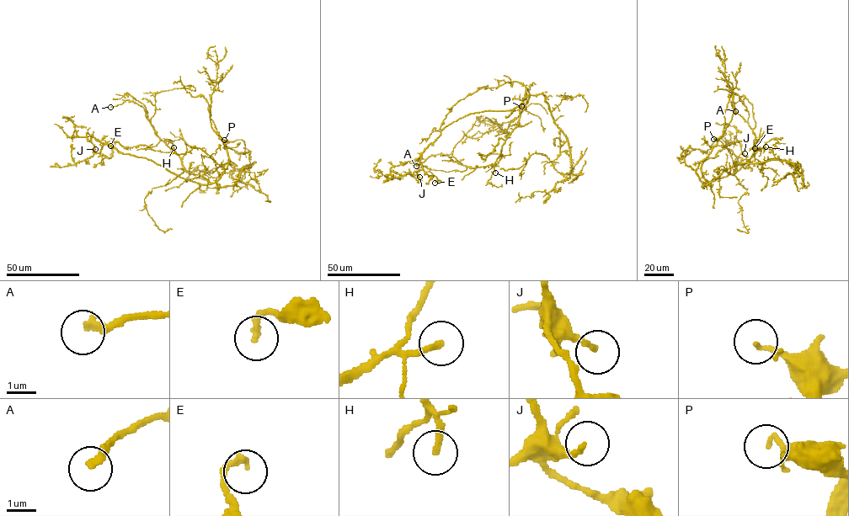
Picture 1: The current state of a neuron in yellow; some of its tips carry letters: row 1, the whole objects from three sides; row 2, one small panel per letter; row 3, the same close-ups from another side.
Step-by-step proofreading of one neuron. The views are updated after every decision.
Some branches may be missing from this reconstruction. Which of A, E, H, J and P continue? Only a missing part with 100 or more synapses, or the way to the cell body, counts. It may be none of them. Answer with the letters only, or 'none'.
A, H

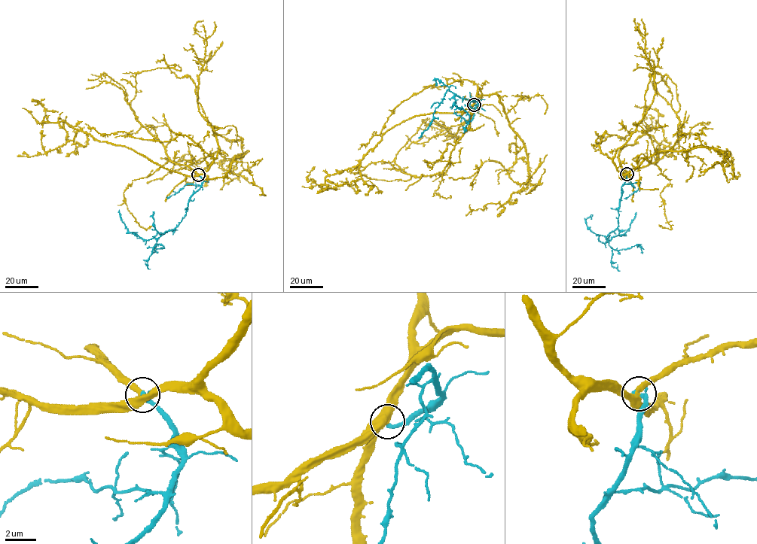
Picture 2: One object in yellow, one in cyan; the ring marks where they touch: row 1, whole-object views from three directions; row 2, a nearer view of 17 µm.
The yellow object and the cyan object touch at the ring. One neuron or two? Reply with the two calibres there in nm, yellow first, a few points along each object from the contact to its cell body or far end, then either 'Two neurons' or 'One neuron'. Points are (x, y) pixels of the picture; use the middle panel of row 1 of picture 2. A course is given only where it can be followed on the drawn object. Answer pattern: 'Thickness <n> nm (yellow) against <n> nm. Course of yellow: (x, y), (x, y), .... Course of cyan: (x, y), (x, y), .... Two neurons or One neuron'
Thickness 400 nm (yellow) against 320 nm. Course of yellow: (474, 104), (497, 94), (523, 142), (529, 180), (515, 183), (489, 160), (468, 177), (450, 178). Course of cyan: (474, 104), (479, 102), (479, 100), (468, 101), (447, 89), (434, 108), (428, 127), (419, 138). One neuron

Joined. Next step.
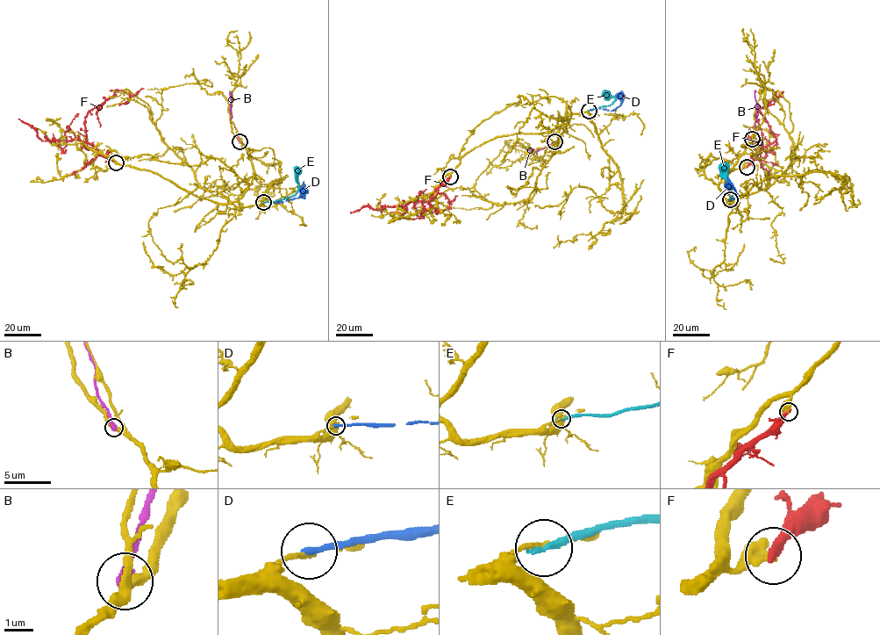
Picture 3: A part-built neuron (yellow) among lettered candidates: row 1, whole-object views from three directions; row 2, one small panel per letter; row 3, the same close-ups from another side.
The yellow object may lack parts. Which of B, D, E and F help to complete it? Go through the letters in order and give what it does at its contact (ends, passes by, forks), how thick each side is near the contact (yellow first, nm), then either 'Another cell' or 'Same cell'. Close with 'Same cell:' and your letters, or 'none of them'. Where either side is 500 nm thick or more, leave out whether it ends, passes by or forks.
B: It ends there. Thickness 320 nm (yellow) against 360 nm. Another cell
D: It ends there. Thickness 160 nm (yellow) against 240 nm. Another cell
E: It ends there. Thickness 160 nm (yellow) against 240 nm. Another cell
F: It ends there. Thickness 440 nm (yellow) against 360 nm. Another cell
Same cell: none of them

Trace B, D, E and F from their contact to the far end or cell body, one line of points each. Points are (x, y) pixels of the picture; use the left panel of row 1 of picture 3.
B: (239, 142), (231, 120), (230, 92)
D: (263, 202), (297, 198), (304, 191), (304, 181)
E: (263, 202), (286, 198), (296, 193), (298, 187), (295, 171), (297, 168)
F: (116, 162), (85, 141), (84, 122), (87, 113), (120, 90), (130, 96), (128, 103), (118, 104)

